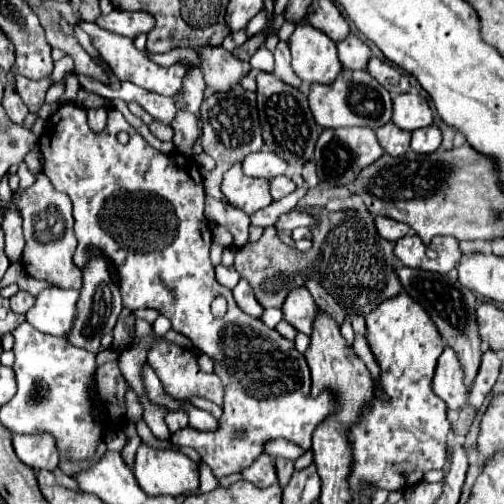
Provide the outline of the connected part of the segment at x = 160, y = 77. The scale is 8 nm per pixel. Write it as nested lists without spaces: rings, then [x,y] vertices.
[[[81,22],[81,28],[89,34],[91,44],[101,54],[101,58],[111,66],[113,74],[119,80],[129,80],[129,82],[145,88],[145,90],[151,90],[151,92],[157,92],[157,94],[163,94],[163,96],[173,96],[173,94],[177,94],[181,90],[181,80],[183,80],[183,76],[187,72],[181,64],[173,64],[169,68],[161,68],[155,62],[151,62],[143,52],[139,52],[131,38],[107,32],[107,30],[99,28],[97,24],[91,24],[91,22]]]

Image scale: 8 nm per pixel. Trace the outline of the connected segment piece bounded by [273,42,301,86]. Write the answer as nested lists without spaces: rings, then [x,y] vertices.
[[[281,42],[275,48],[275,72],[273,74],[279,80],[287,82],[287,84],[293,84],[293,86],[301,84],[301,80],[297,78],[297,74],[291,68],[291,52],[289,52],[289,44],[287,42]]]

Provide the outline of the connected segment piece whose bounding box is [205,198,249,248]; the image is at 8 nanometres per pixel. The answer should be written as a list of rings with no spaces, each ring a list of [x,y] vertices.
[[[207,198],[205,200],[205,214],[211,222],[215,222],[217,226],[225,226],[233,234],[233,238],[235,238],[233,246],[241,248],[247,244],[249,216],[245,216],[243,210],[231,206],[227,200]]]

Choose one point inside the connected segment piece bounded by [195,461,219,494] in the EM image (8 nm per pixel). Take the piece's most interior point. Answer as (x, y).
(208, 482)

